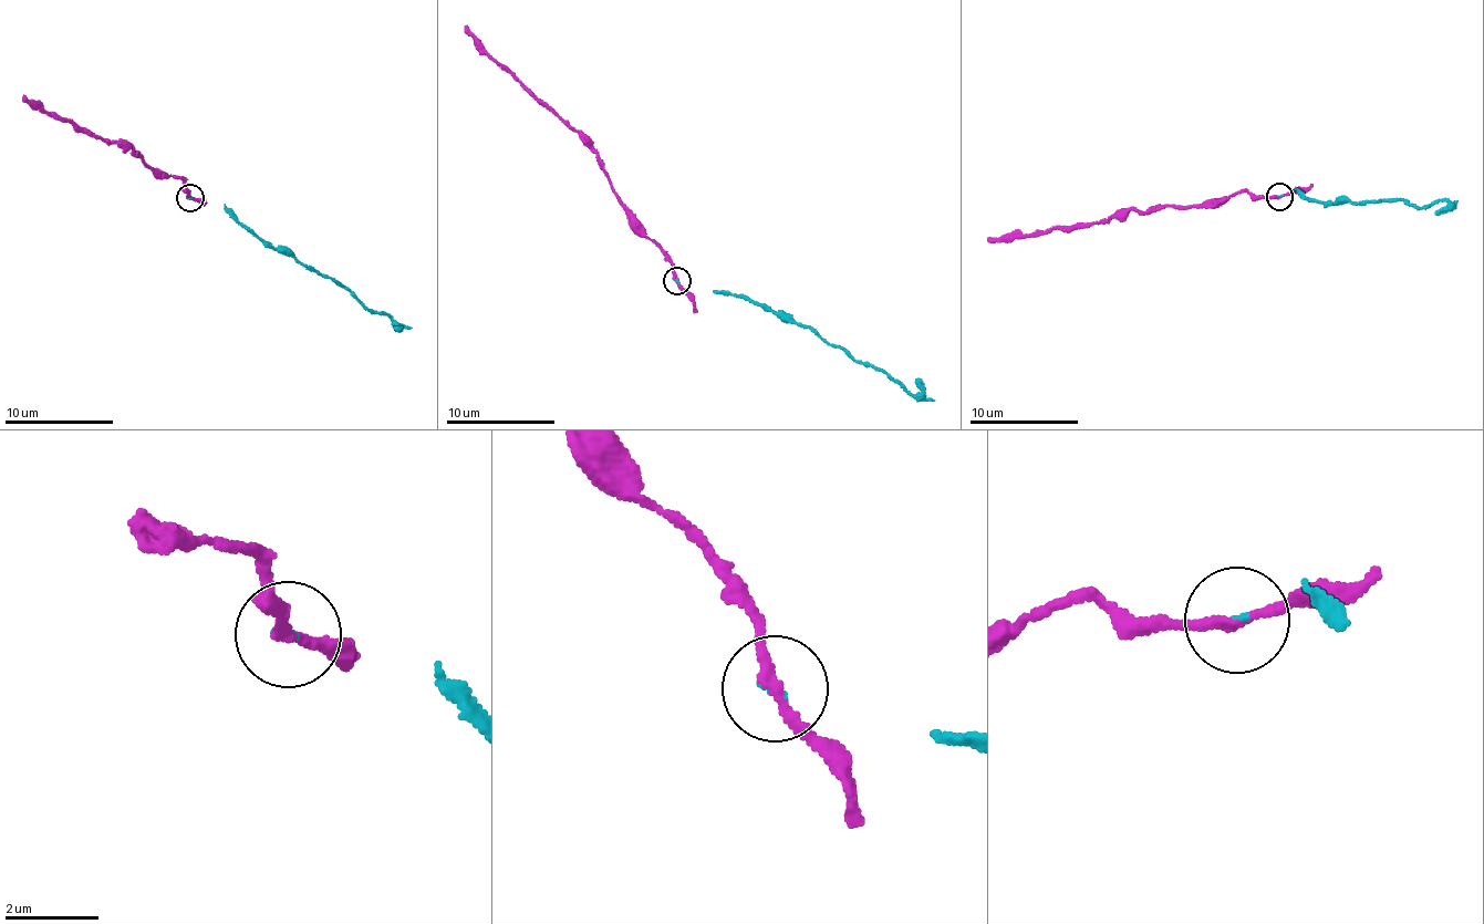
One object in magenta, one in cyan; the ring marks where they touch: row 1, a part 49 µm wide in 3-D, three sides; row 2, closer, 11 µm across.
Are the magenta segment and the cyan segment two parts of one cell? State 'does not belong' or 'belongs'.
does not belong

